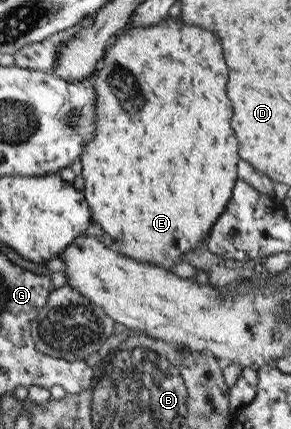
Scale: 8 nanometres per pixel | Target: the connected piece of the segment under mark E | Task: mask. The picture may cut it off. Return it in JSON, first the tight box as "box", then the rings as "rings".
{"box":[80,18,236,267],"rings":[[[162,18],[154,26],[142,26],[142,28],[128,28],[122,36],[114,38],[103,50],[103,56],[94,70],[95,80],[95,136],[88,142],[80,156],[81,177],[83,183],[83,197],[89,207],[90,221],[100,226],[100,230],[110,236],[112,242],[117,244],[122,255],[140,263],[148,263],[156,267],[174,267],[179,264],[186,252],[192,252],[194,248],[203,246],[204,238],[208,236],[210,228],[225,210],[231,190],[236,182],[236,138],[230,130],[230,100],[226,98],[224,86],[228,80],[228,68],[224,64],[220,42],[214,34],[200,30],[196,26],[186,26],[179,19]]]}

